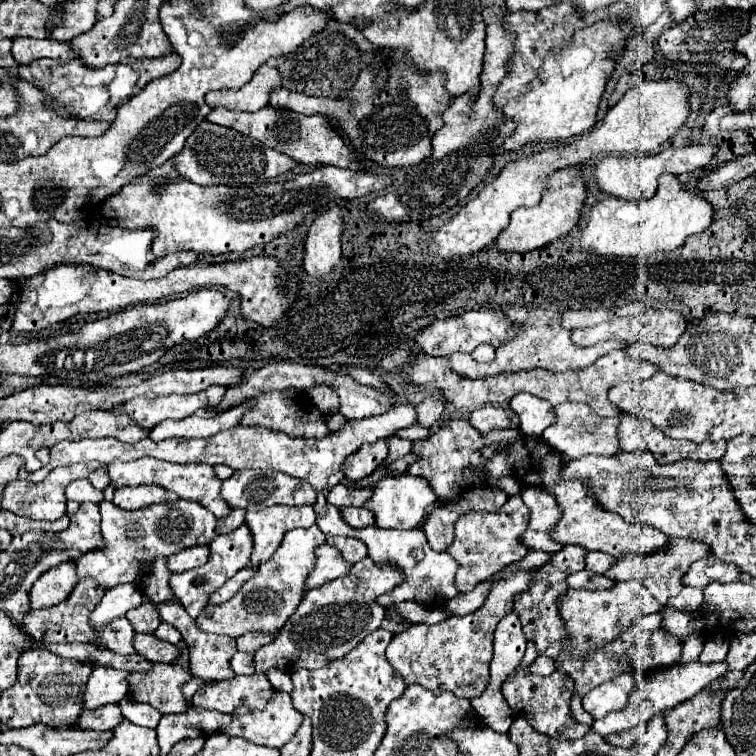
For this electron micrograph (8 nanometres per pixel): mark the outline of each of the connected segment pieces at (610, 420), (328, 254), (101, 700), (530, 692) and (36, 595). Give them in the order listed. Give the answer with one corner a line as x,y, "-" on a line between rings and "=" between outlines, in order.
565,401
557,407
553,407
555,413
555,423
549,425
549,429
543,431
543,439
569,459
577,459
583,455
617,455
621,453
621,447
617,443
617,423
619,417
605,417
601,419
599,415
593,415
593,409
585,403
571,403
=
331,207
311,223
303,259
303,267
309,277
321,279
337,267
341,259
341,231
343,219
339,207
=
95,667
83,695
85,709
95,709
107,703
119,703
127,695
129,673
113,667
=
519,667
509,679
505,679
505,685
501,687
501,693
505,701
509,703
515,717
527,719
535,731
549,735
553,739
577,739
579,735
585,735
591,727
585,727
583,723
575,723
571,715
571,695
573,695
573,679
557,669
549,677
541,677
531,673
531,667
=
69,561
49,569
31,587
31,593
29,593
31,609
47,609
51,605
65,601
75,585
77,585
75,563

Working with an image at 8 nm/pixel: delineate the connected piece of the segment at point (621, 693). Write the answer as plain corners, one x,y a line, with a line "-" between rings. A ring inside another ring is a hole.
631,673
617,675
611,681
605,681
597,687
593,687
583,697
583,709
593,715
593,719
601,719
611,711
625,709
625,703
635,687
635,677

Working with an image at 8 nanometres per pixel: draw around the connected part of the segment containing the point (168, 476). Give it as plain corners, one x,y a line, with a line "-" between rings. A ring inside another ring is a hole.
141,457
137,461
113,461
107,465
111,485
115,489
121,487
137,487
137,485
159,485
163,489
169,489
177,493
181,499
201,503
207,507
215,517
225,517
229,515
231,507
227,507
225,499
221,497
221,479
215,475
213,467
199,463
199,465
179,465
179,463
169,463
169,461
159,461
153,457

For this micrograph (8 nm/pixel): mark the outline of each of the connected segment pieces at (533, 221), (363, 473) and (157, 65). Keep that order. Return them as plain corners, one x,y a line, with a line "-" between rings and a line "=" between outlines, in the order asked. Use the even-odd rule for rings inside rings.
577,167
571,169
561,169
551,173
545,179
545,191
535,207
519,207
511,213
511,223
507,229
503,229
497,239
495,247
501,253
529,253
535,249
545,247
553,239
567,235
579,221
579,211
585,201
585,183
579,177
=
385,439
373,443
373,445
363,445
357,455
351,455
349,459
345,459
345,463
341,465
341,471
345,473
347,479
357,481
367,477
375,467
379,467
385,461
385,455
389,453
389,445
=
173,49
173,51
169,51
169,53
163,55
163,57
157,57
157,59
137,59
137,61
127,61
127,65
133,65
135,71
139,73
139,81
137,81
137,91
139,91
139,85
145,87
149,81
173,73
173,71
181,65
181,57
179,57
177,51

